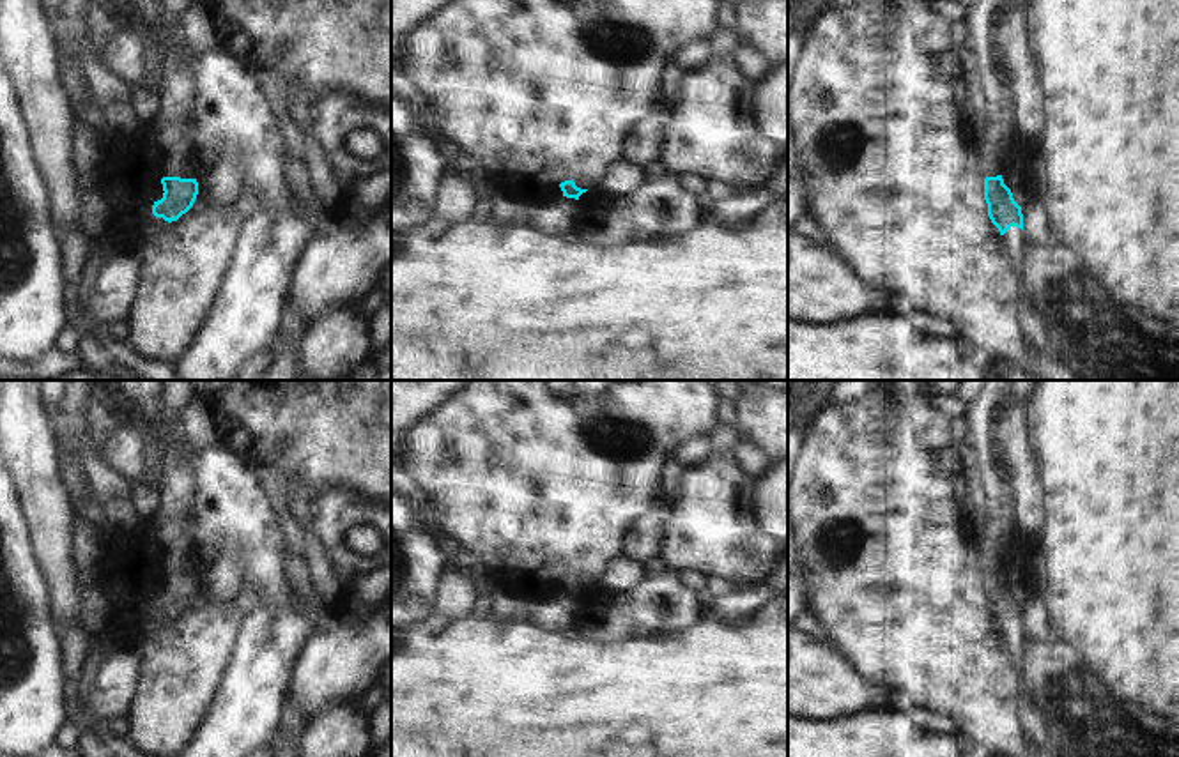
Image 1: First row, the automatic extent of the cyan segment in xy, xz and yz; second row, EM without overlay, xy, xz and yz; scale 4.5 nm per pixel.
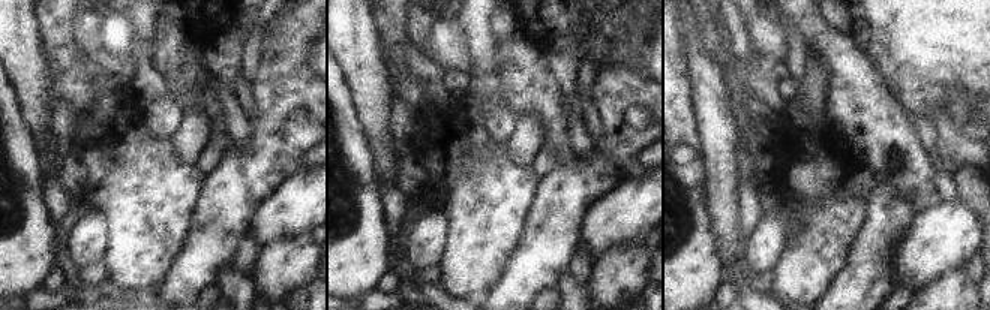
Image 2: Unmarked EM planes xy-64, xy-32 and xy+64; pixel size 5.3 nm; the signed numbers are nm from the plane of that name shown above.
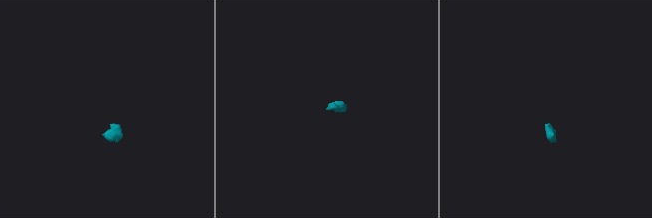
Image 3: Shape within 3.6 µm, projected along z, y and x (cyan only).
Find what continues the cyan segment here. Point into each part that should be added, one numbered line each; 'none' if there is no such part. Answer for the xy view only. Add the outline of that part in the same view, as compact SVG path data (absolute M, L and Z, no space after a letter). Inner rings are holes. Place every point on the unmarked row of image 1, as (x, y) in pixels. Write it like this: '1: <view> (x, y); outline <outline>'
1: xy (177, 487); outline M158 380L159 409L150 432L161 442L159 506L154 515L158 539L165 547L163 573L196 575L186 557L188 518L196 497L189 447L182 437L182 414L193 396L188 380Z

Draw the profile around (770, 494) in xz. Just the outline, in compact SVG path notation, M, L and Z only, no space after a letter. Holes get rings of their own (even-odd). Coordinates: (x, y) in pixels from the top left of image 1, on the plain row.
M788 458L772 463L758 478L752 495L754 524L788 548Z

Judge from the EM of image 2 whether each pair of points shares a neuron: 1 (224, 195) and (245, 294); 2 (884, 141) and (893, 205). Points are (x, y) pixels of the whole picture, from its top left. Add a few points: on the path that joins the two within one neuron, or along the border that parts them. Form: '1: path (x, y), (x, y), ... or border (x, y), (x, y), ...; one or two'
1: border (230, 264), (219, 270), (215, 285); two
2: border (878, 181), (888, 183), (915, 208); two

